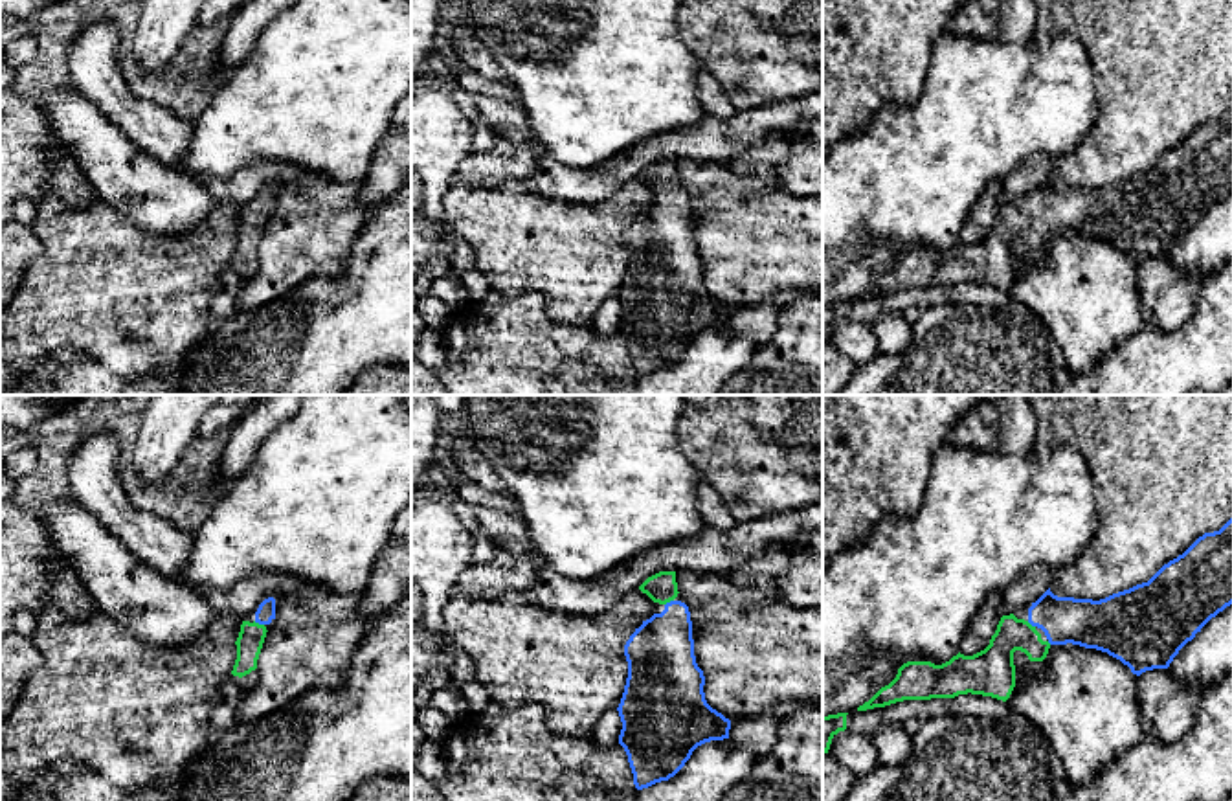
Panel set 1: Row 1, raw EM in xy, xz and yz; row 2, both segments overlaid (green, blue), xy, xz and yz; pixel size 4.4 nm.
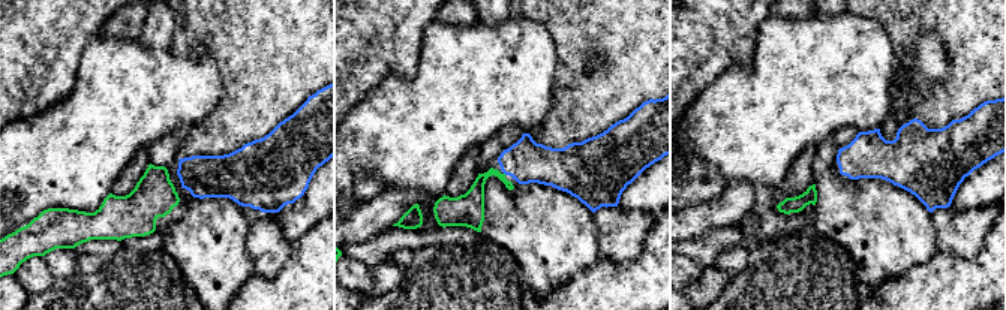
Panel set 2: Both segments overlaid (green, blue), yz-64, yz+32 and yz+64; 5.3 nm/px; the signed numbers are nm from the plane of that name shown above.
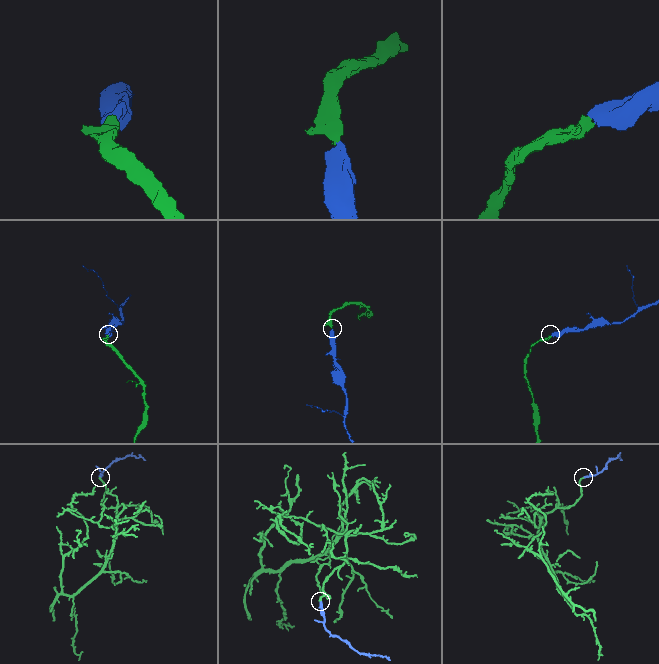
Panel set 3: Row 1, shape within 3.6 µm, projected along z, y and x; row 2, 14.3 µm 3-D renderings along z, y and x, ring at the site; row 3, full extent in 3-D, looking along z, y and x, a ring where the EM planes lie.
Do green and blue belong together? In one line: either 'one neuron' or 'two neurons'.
one neuron

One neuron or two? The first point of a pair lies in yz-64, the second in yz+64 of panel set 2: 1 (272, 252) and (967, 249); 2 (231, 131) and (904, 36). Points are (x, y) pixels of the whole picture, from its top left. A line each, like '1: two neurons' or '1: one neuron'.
1: one neuron
2: one neuron

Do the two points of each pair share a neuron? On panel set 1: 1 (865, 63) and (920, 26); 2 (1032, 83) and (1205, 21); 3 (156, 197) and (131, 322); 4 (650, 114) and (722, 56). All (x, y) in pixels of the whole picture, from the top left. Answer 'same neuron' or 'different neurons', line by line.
1: same neuron
2: different neurons
3: different neurons
4: different neurons

